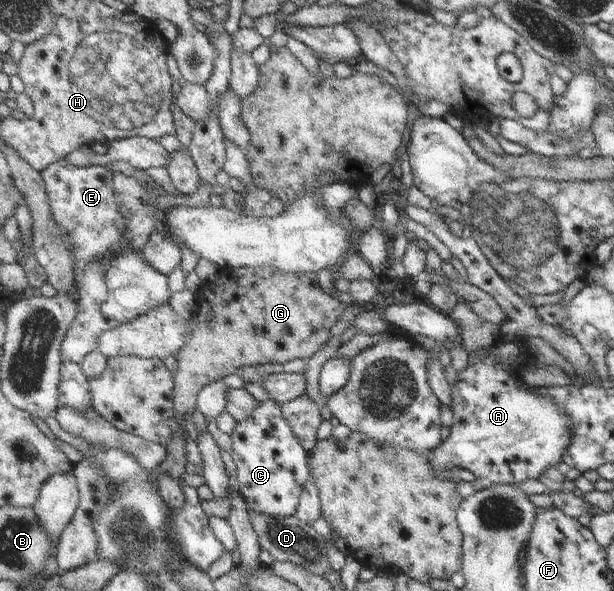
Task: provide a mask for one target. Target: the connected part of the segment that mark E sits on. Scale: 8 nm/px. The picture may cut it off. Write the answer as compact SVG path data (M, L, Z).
M65 160L50 164L48 168L42 170L50 198L52 216L56 220L56 224L60 228L64 228L64 232L68 232L68 238L74 246L74 256L76 256L74 272L77 280L79 309L74 324L70 326L66 338L62 342L63 362L72 360L76 364L81 363L90 352L97 350L97 340L104 332L114 330L122 324L128 324L128 322L136 320L138 316L152 312L158 306L170 304L172 294L174 294L168 287L168 276L160 274L158 270L152 268L142 258L141 250L130 250L126 244L122 244L124 232L129 225L127 218L124 218L120 212L121 204L116 200L112 175L113 172L109 166L76 167Z

